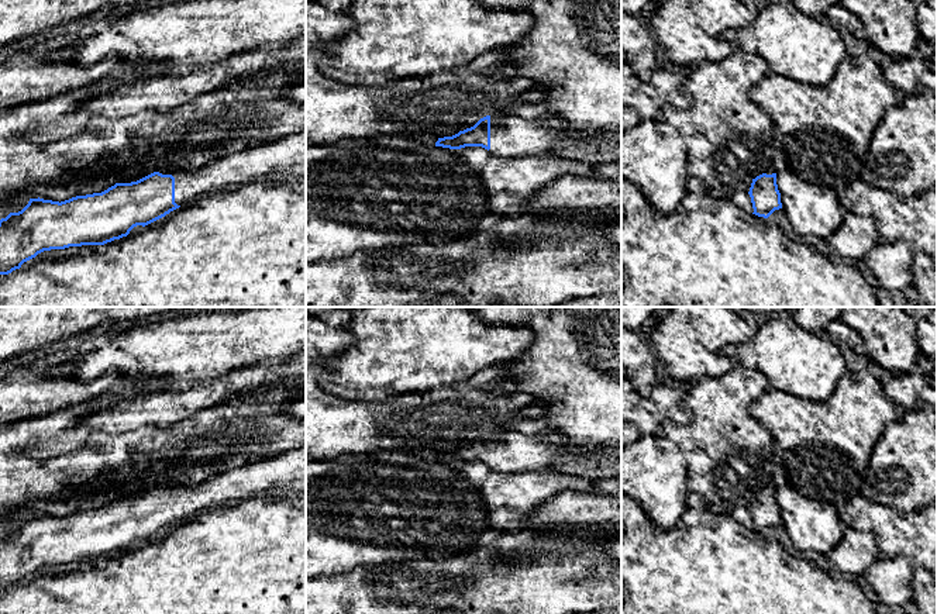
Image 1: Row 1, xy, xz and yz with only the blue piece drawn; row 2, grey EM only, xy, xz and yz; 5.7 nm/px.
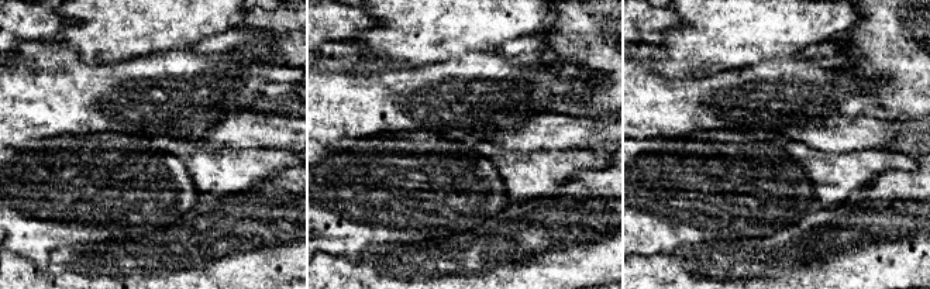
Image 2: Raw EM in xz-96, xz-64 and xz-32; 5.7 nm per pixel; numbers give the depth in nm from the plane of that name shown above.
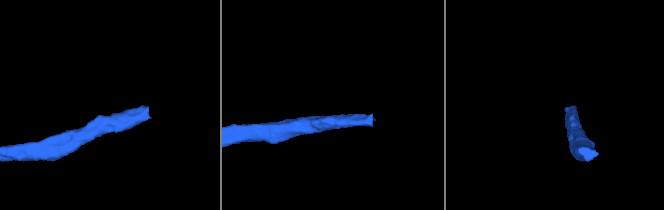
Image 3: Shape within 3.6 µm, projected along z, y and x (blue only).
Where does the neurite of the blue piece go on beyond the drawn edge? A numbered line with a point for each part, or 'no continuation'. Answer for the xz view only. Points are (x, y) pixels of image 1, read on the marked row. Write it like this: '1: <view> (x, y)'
1: xz (510, 135)

